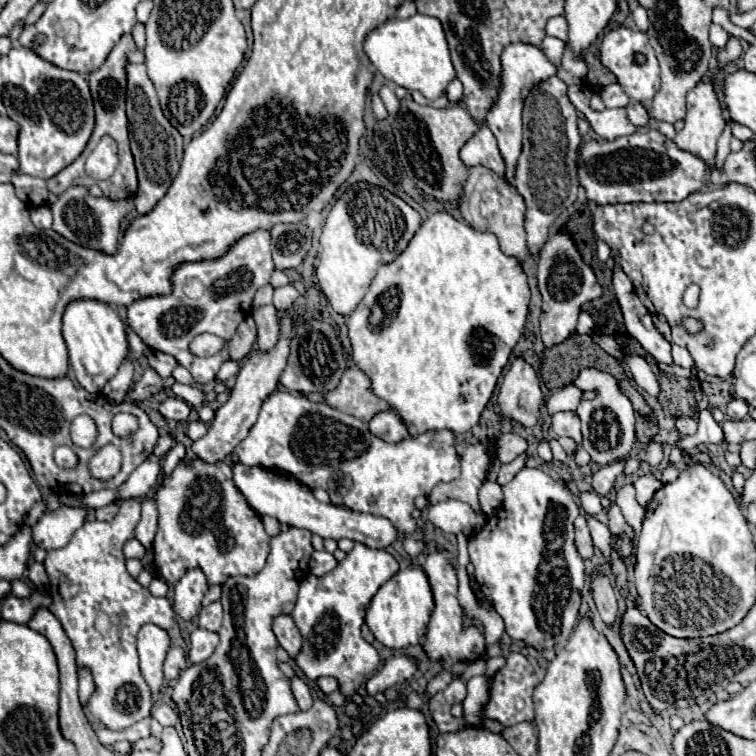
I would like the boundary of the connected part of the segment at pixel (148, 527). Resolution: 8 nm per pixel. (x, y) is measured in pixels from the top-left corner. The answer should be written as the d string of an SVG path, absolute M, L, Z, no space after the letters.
M148 496L142 502L142 518L140 518L138 526L136 526L136 540L146 550L150 550L154 534L156 534L156 504L154 504L154 498Z

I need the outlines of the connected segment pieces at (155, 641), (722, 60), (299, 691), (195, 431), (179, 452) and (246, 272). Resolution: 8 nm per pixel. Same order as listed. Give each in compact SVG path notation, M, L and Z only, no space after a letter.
M144 624L138 632L138 654L140 654L140 670L148 686L152 688L152 694L156 696L162 682L162 664L166 658L166 652L170 648L168 632L162 630L156 624Z
M728 36L726 46L718 48L716 58L718 58L718 64L720 64L720 66L728 66L730 62L736 62L742 54L744 54L744 48L742 48L742 44L740 44L740 38L738 38L738 36Z
M294 676L290 679L291 689L297 704L301 710L308 710L312 707L313 698L307 684L299 677Z
M190 422L190 426L188 426L188 438L190 440L200 440L204 434L206 434L206 430L208 430L208 426L204 424L204 422Z
M176 442L172 448L170 448L170 452L166 454L166 458L164 458L164 466L162 466L162 470L164 470L164 474L170 474L172 470L174 470L174 466L184 458L184 454L186 454L186 448L184 448L184 444L180 444L180 442Z
M250 232L236 240L236 244L232 244L232 248L228 248L228 252L220 258L178 264L170 276L172 292L166 296L146 296L134 300L128 306L128 322L146 346L174 356L176 362L192 374L194 382L208 384L216 380L220 366L230 358L230 354L222 348L210 358L196 358L190 354L188 342L196 334L204 332L216 334L224 342L230 342L238 324L250 314L256 290L268 284L272 272L274 262L270 254L270 232Z

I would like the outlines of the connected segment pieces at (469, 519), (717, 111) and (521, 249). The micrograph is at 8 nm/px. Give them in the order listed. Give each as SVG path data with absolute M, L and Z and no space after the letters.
M444 500L430 506L428 520L444 532L450 532L450 534L464 532L466 536L474 536L486 522L468 504L458 500Z
M714 74L708 82L700 82L696 88L692 88L688 92L688 114L684 118L684 128L676 134L674 142L682 148L682 150L688 150L700 158L704 158L706 162L710 162L710 166L714 164L714 154L716 154L716 142L724 130L724 110L722 110L722 104L720 104L720 98L718 98L718 90L716 90L716 84L718 84L718 76Z
M472 166L472 168L468 168L468 178L462 184L462 192L464 192L464 196L460 198L458 208L464 216L464 220L476 230L492 232L498 238L504 254L524 260L524 256L528 252L526 232L524 232L526 204L524 204L524 198L516 192L516 186L512 182L508 182L504 176L492 172L490 168Z

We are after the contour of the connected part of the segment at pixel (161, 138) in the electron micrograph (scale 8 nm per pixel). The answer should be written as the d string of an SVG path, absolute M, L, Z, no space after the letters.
M128 62L126 78L128 78L128 86L126 86L128 130L130 130L132 154L136 160L136 170L138 170L138 180L140 180L140 186L134 194L134 206L138 214L148 214L164 198L174 176L178 174L178 168L182 162L182 136L162 114L156 88L146 74L146 66Z

